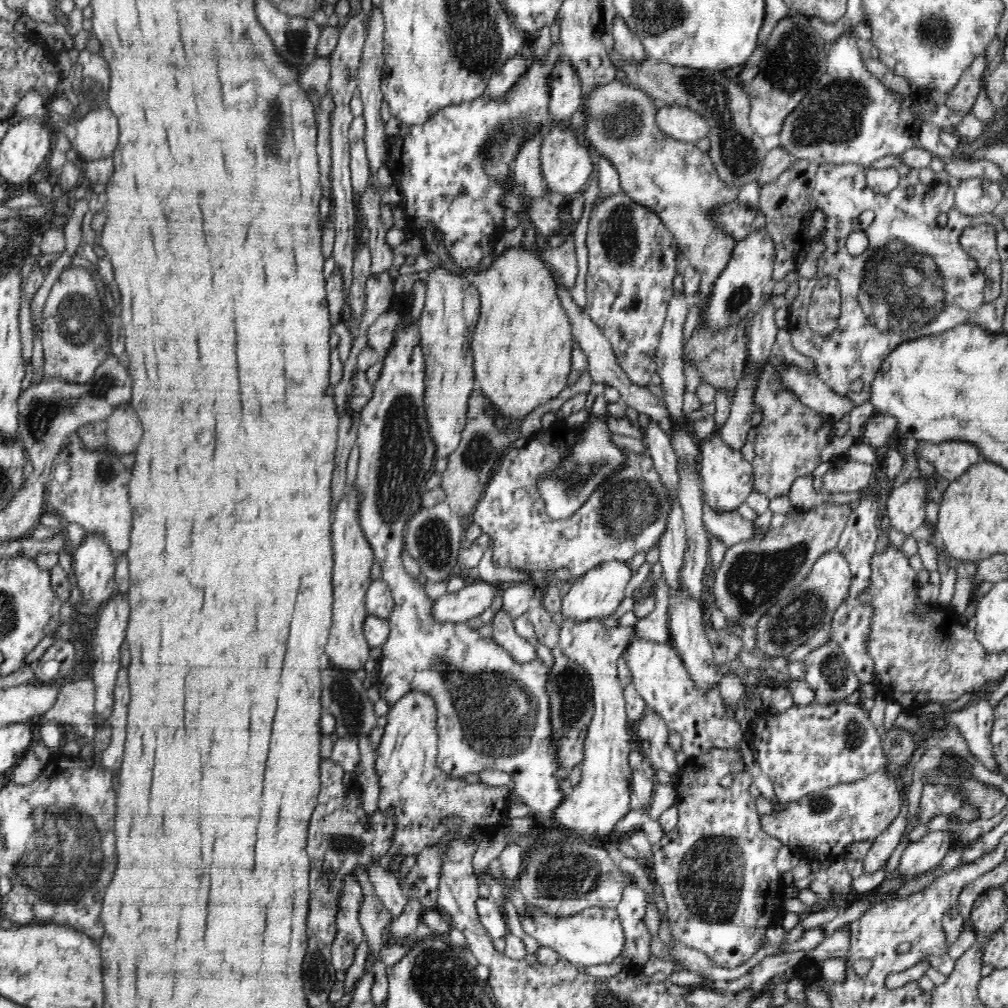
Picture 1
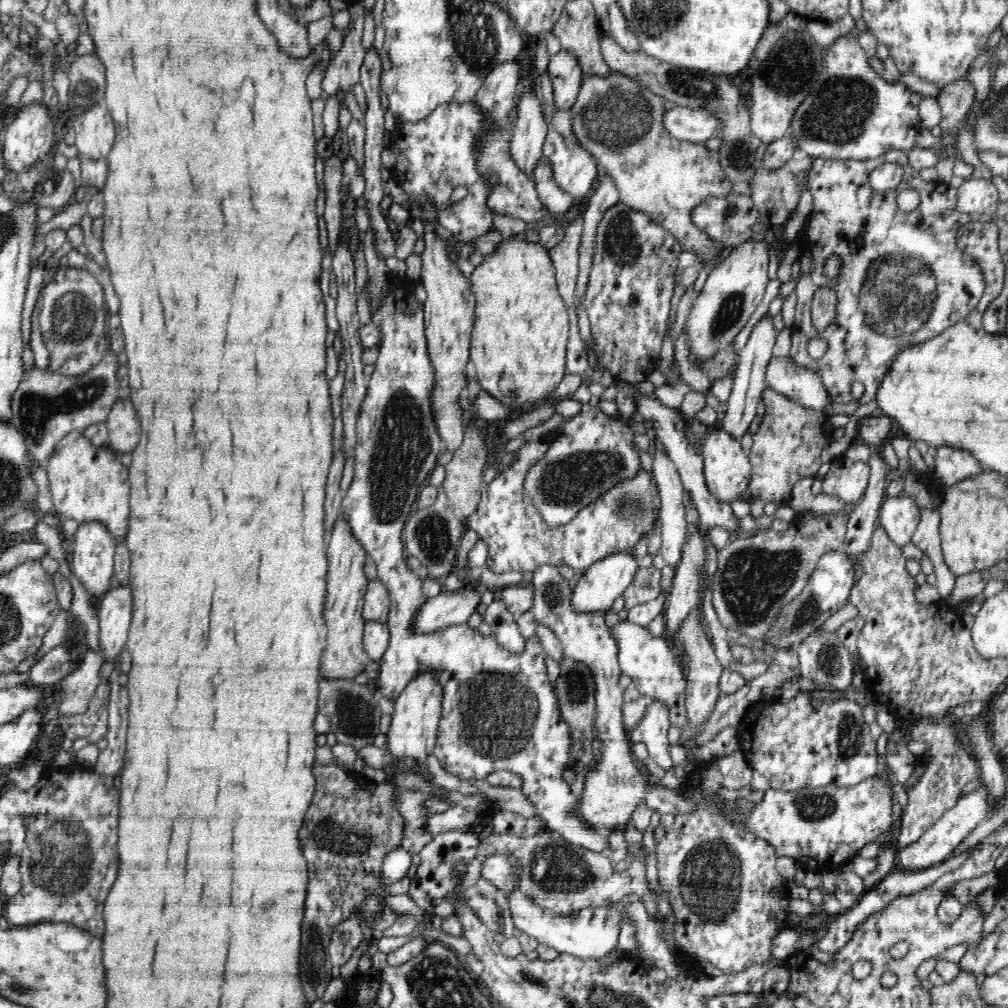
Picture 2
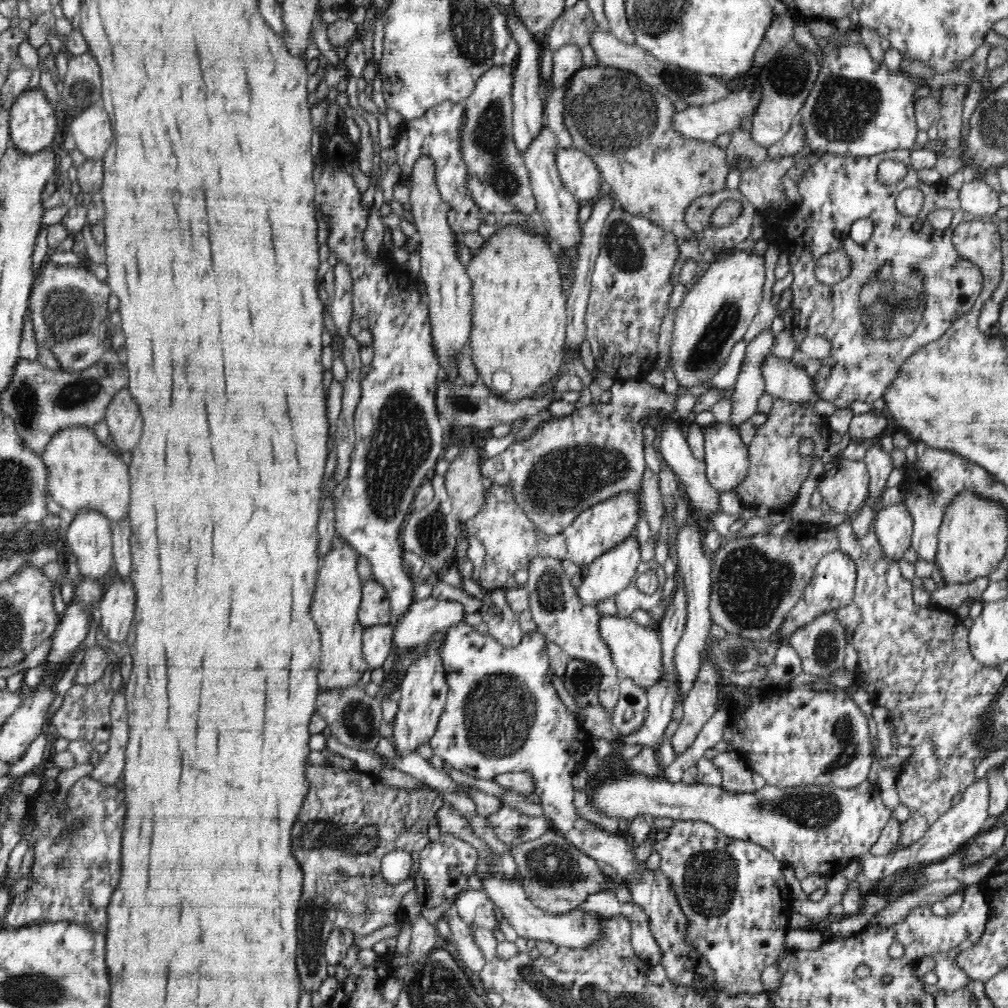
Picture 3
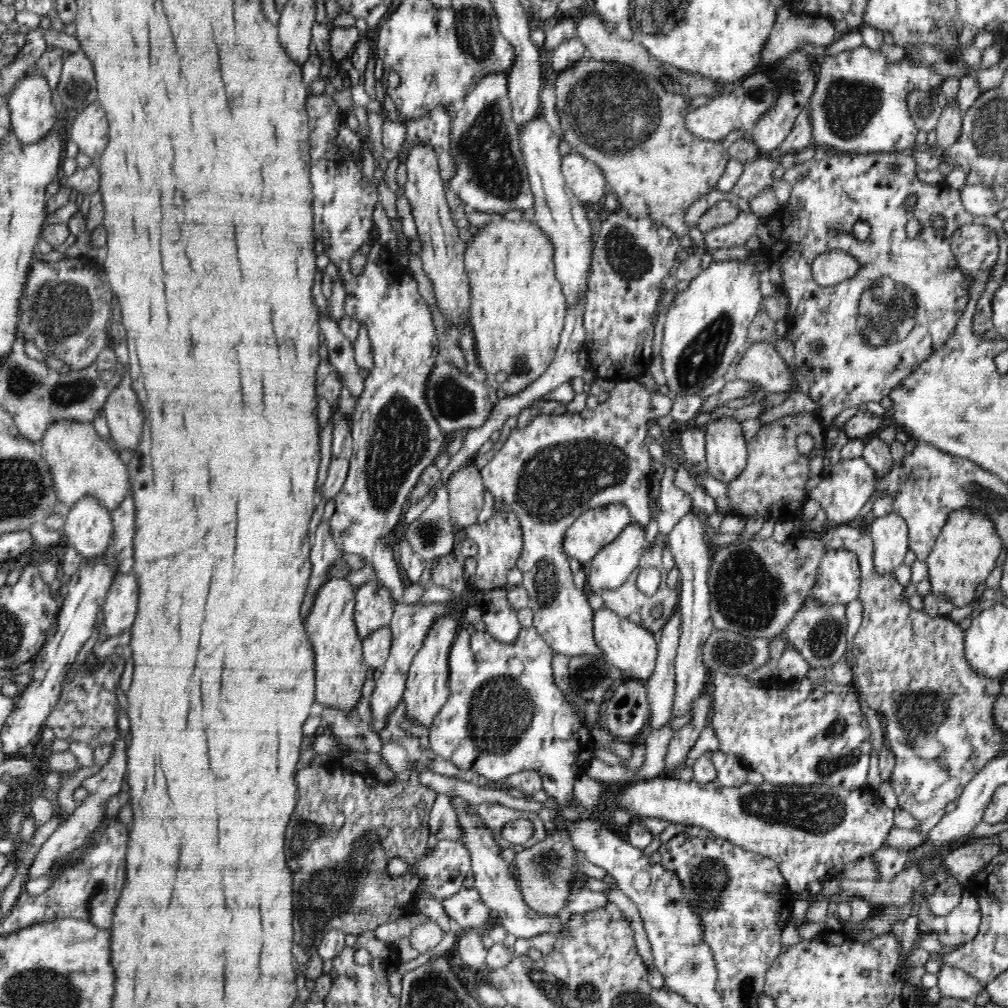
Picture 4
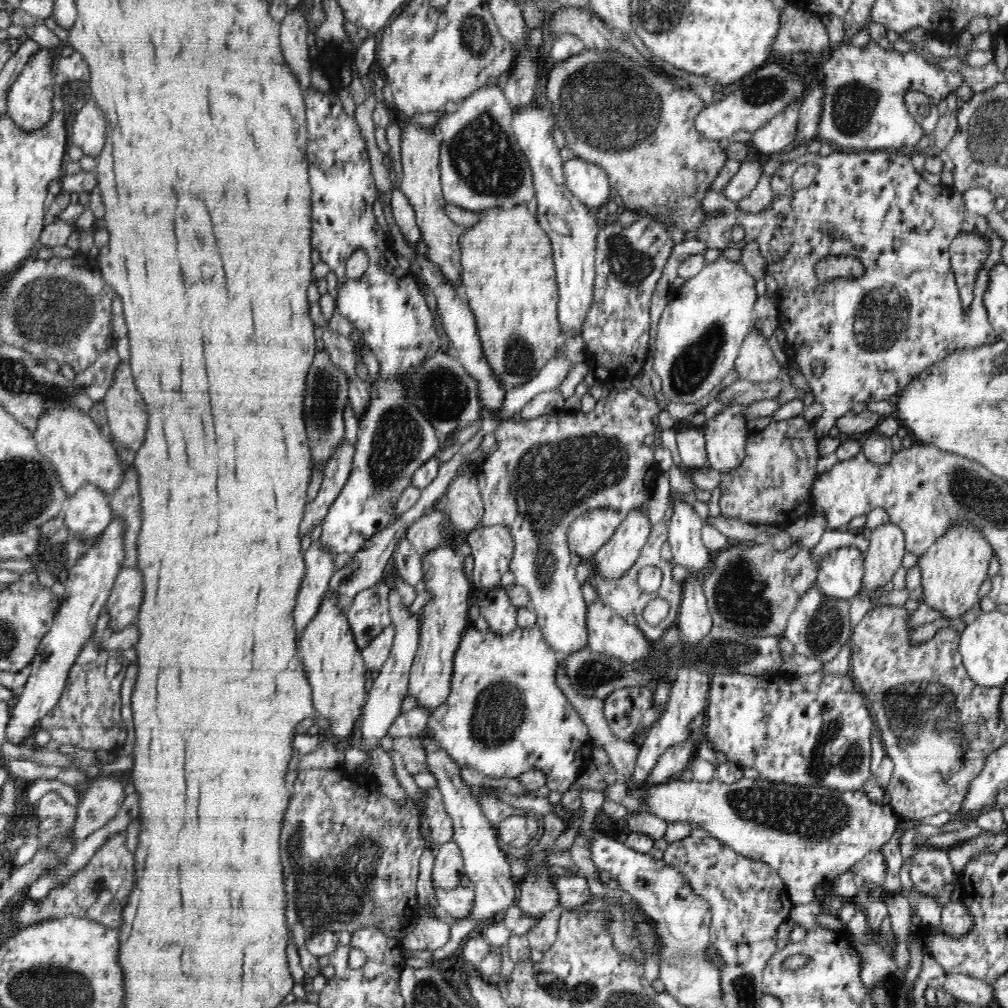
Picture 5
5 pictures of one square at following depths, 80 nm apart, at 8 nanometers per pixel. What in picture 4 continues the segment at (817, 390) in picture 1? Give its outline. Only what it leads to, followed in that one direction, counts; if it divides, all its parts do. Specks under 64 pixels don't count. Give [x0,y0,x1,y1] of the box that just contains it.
[732,341,794,394]

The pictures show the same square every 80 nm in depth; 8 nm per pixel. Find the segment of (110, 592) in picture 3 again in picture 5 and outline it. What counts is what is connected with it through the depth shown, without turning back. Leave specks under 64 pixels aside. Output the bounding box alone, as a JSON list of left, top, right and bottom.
[108,566,144,632]

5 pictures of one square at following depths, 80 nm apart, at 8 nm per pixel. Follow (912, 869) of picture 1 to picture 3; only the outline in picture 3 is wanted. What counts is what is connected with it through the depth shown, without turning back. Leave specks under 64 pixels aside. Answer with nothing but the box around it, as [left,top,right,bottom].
[860,777,991,881]

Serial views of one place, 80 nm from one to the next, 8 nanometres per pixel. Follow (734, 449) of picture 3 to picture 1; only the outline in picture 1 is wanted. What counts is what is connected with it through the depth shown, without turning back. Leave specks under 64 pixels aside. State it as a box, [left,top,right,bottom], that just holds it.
[698,432,753,514]

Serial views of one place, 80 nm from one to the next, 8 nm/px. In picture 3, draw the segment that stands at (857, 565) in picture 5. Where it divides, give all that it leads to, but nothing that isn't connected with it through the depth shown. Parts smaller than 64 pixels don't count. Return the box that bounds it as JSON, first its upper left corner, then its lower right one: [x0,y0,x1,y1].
[774,549,860,643]

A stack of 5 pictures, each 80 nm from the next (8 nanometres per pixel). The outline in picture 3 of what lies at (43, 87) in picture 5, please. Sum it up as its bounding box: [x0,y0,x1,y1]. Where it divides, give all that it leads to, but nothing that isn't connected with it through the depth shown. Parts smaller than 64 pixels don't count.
[10,88,56,155]

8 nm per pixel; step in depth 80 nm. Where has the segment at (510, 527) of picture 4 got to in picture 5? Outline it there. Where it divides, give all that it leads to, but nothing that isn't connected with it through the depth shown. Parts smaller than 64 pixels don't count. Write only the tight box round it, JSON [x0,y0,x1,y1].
[467,525,516,590]

